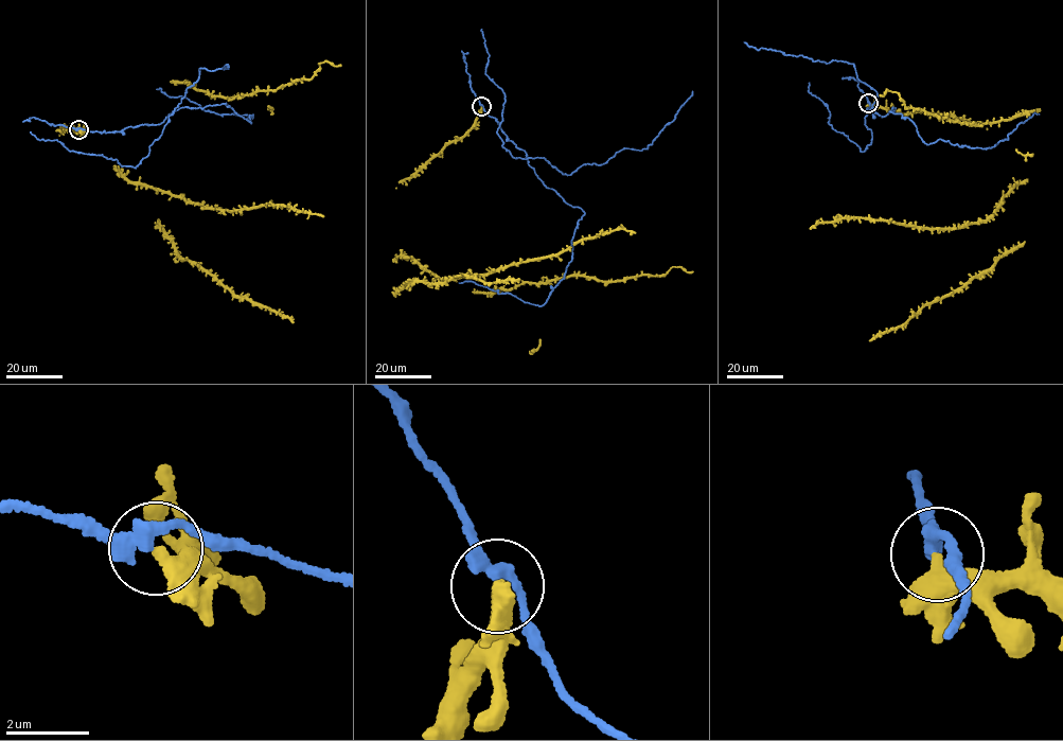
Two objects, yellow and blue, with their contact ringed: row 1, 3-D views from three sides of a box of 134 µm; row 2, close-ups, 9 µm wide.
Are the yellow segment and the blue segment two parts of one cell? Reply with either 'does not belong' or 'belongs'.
does not belong

